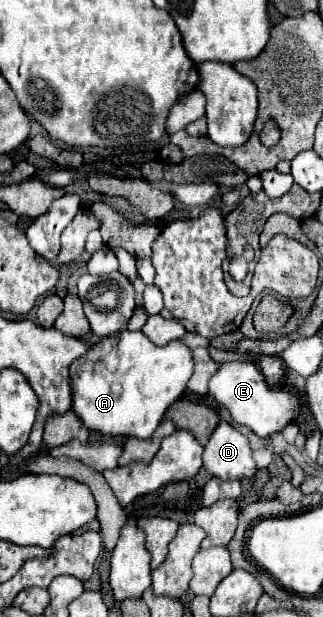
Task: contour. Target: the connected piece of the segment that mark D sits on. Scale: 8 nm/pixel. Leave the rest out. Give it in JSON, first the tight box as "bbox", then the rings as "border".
{"bbox":[203,421,257,481],"border":[[[219,421],[211,433],[203,451],[203,467],[221,481],[253,477],[257,469],[247,437],[227,421]]]}

